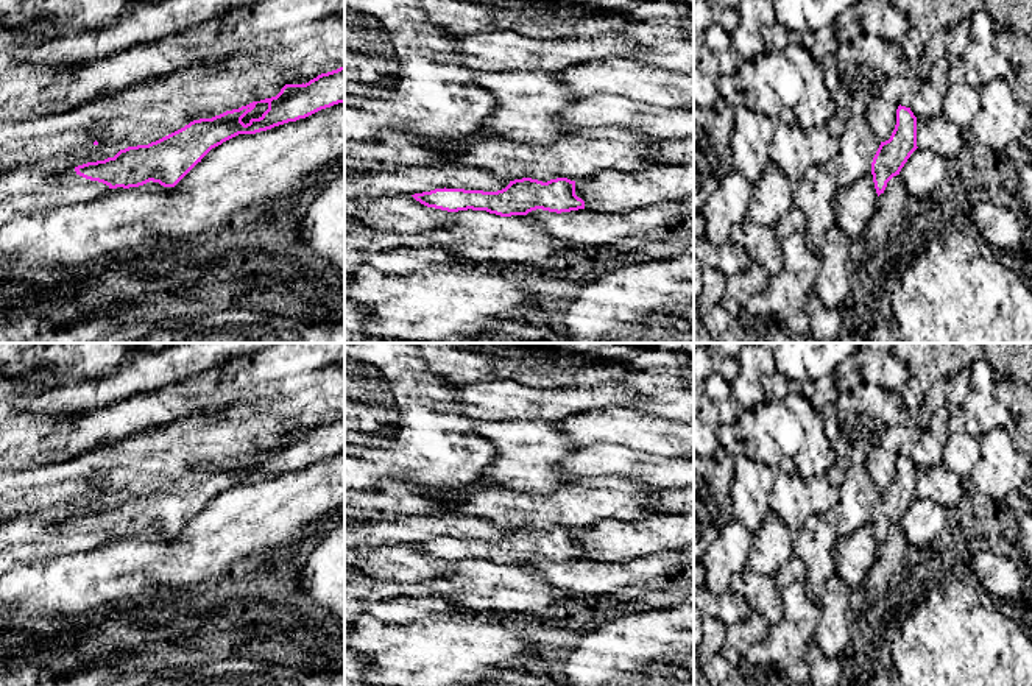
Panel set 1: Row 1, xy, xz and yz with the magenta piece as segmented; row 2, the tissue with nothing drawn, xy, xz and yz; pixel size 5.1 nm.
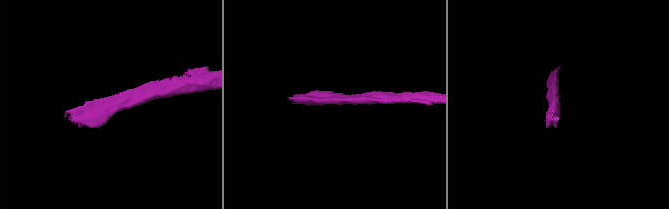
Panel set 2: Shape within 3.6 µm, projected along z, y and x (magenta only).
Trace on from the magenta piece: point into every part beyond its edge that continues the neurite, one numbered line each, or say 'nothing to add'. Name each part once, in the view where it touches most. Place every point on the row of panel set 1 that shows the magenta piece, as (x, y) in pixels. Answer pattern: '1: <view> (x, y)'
1: xy (27, 190)

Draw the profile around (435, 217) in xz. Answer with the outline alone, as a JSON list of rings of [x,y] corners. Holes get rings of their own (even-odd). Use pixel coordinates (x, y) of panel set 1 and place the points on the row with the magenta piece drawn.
[[[412,195],[345,200],[345,217],[380,232],[419,234],[455,221],[455,214],[427,207]]]

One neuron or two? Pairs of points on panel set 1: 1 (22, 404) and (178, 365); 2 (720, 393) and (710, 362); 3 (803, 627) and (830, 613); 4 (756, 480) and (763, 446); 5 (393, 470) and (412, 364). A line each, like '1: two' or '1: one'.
1: one
2: two
3: two
4: two
5: one

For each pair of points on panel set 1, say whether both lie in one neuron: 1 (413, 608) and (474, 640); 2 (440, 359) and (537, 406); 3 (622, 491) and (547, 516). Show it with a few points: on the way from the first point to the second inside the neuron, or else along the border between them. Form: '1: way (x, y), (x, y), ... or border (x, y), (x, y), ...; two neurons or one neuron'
1: border (468, 610), (457, 619), (396, 622); two neurons
2: border (451, 382), (512, 379), (524, 385); two neurons
3: way (604, 499), (566, 507); one neuron

